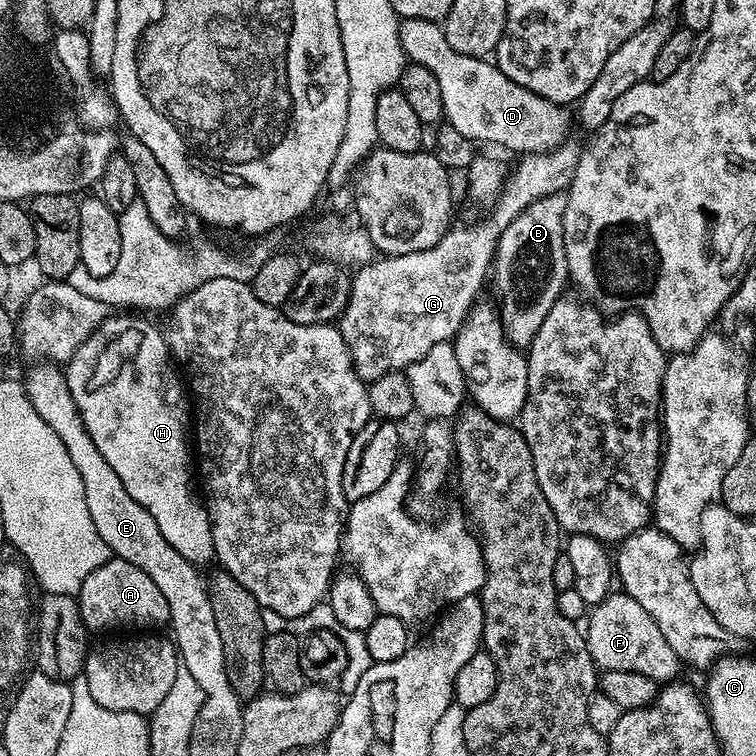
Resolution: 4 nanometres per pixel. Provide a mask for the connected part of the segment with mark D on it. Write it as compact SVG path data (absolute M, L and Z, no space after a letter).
M403 19L399 30L399 40L402 42L405 57L411 63L426 66L434 74L441 91L447 125L456 129L468 141L498 144L508 150L520 152L516 154L551 151L553 147L565 141L568 116L565 113L567 111L561 105L552 103L550 100L534 94L533 91L526 90L524 86L512 82L510 78L502 74L495 63L483 57L476 58L456 52L448 44L444 31L438 22L427 21L426 19Z

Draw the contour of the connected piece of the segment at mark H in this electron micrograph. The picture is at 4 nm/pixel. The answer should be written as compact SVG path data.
M114 314L80 343L72 359L67 361L64 377L94 446L102 450L102 458L106 458L114 474L122 478L126 494L130 494L130 498L134 498L134 502L158 522L162 538L166 538L182 558L204 566L208 559L211 561L215 557L216 551L208 509L198 495L197 485L196 488L192 485L194 452L190 447L190 396L179 374L181 376L161 329L159 332L150 321L139 320L136 316Z

